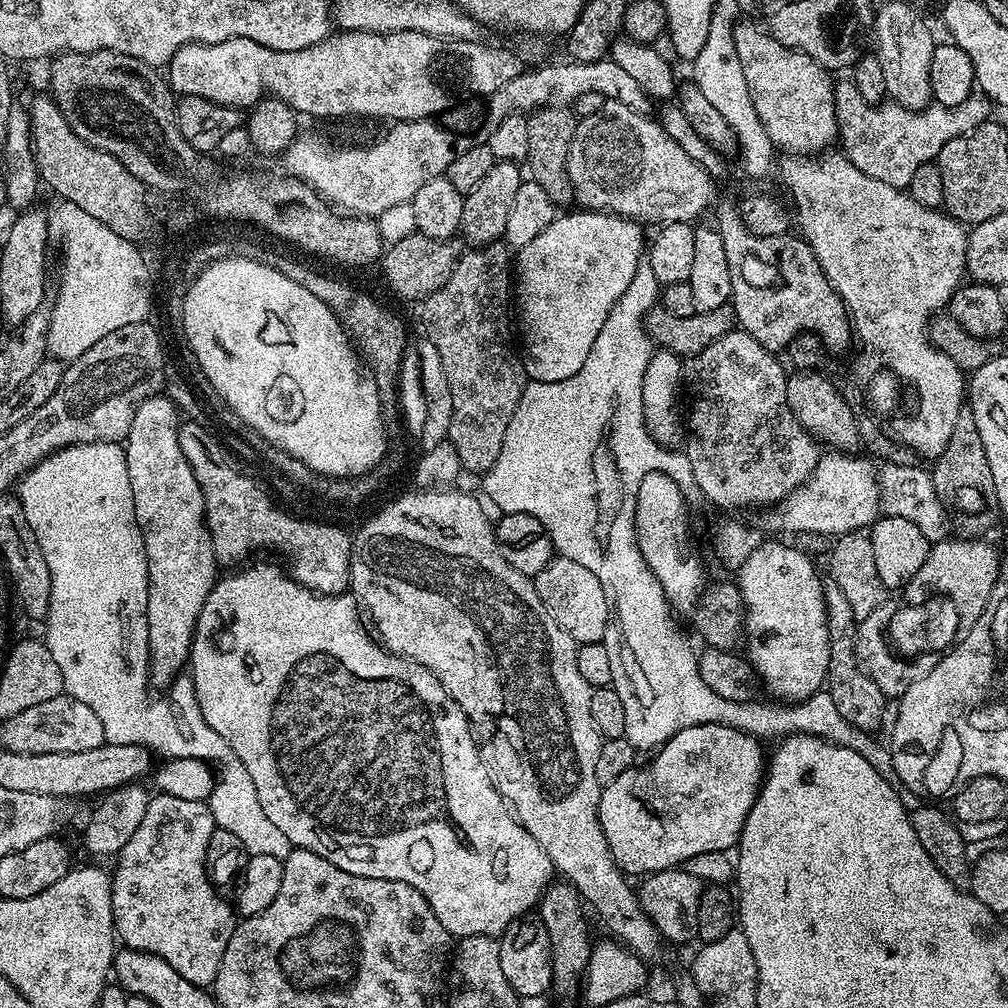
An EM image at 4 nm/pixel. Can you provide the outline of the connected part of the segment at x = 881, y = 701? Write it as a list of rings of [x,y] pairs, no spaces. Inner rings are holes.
[[[834,586],[825,587],[824,601],[830,630],[830,666],[828,667],[827,683],[830,685],[834,705],[838,708],[839,714],[842,714],[842,718],[851,726],[856,726],[871,734],[875,733],[877,731],[875,728],[884,720],[886,697],[882,694],[878,682],[874,682],[864,673],[852,649],[858,617],[854,614],[854,610],[850,610],[850,602],[846,602],[842,590]]]

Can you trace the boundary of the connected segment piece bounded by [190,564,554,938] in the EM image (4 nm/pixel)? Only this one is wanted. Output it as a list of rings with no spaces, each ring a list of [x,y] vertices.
[[[256,564],[233,576],[221,575],[202,606],[202,614],[196,623],[196,635],[192,637],[190,677],[196,687],[206,722],[216,728],[222,738],[228,740],[229,746],[242,760],[242,765],[246,766],[250,778],[257,786],[267,823],[278,826],[282,835],[295,847],[305,848],[334,862],[334,866],[346,870],[346,874],[406,882],[414,886],[428,899],[429,906],[434,910],[438,922],[442,922],[449,937],[499,937],[508,925],[527,917],[531,913],[528,911],[537,907],[540,897],[553,879],[551,876],[554,876],[550,858],[546,850],[538,846],[534,837],[516,819],[501,789],[492,785],[493,773],[484,762],[481,745],[472,737],[474,729],[468,715],[444,689],[439,677],[424,665],[393,654],[375,639],[372,641],[360,621],[359,611],[361,609],[355,595],[319,595],[303,588],[287,571],[279,572],[272,566]]]

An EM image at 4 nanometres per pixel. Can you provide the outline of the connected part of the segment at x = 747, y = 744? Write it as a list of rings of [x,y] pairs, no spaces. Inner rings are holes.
[[[691,724],[688,727],[681,727],[677,731],[668,741],[666,741],[667,739],[663,741],[664,749],[653,758],[652,764],[646,765],[645,768],[632,767],[626,774],[622,774],[622,778],[614,778],[614,782],[603,785],[600,793],[600,825],[606,834],[608,848],[612,851],[612,857],[615,858],[616,865],[619,866],[621,872],[632,878],[661,872],[667,868],[676,868],[683,865],[684,860],[694,858],[695,855],[702,854],[704,851],[737,846],[740,832],[744,829],[746,818],[754,806],[761,783],[766,775],[766,752],[764,756],[763,750],[760,749],[761,741],[753,735],[718,724]]]

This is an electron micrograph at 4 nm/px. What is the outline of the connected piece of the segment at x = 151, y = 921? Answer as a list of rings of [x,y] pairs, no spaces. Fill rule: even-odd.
[[[163,794],[153,795],[148,801],[142,826],[138,826],[130,842],[126,842],[115,857],[116,872],[112,876],[112,913],[116,936],[129,949],[161,956],[188,982],[199,986],[215,985],[220,963],[238,927],[233,905],[229,901],[228,905],[216,893],[219,892],[217,885],[210,879],[208,847],[217,827],[207,803]]]

